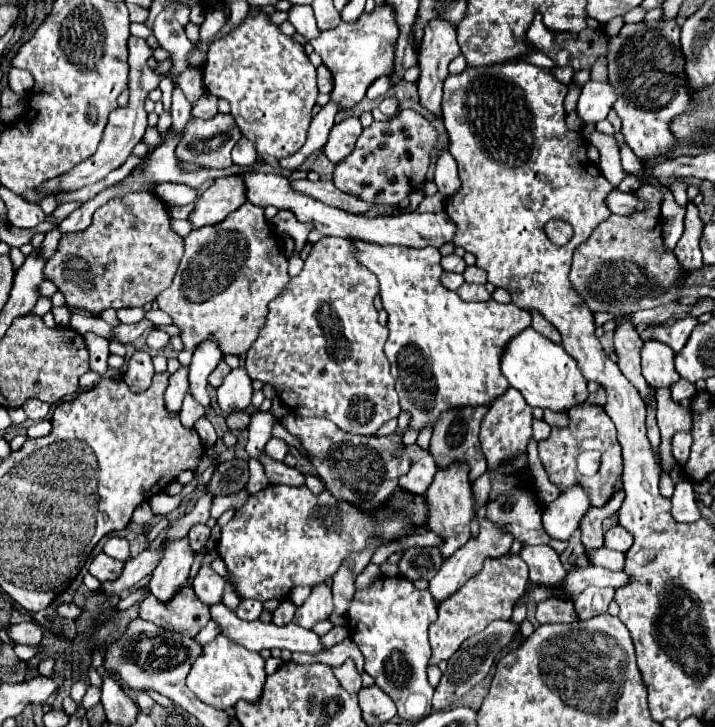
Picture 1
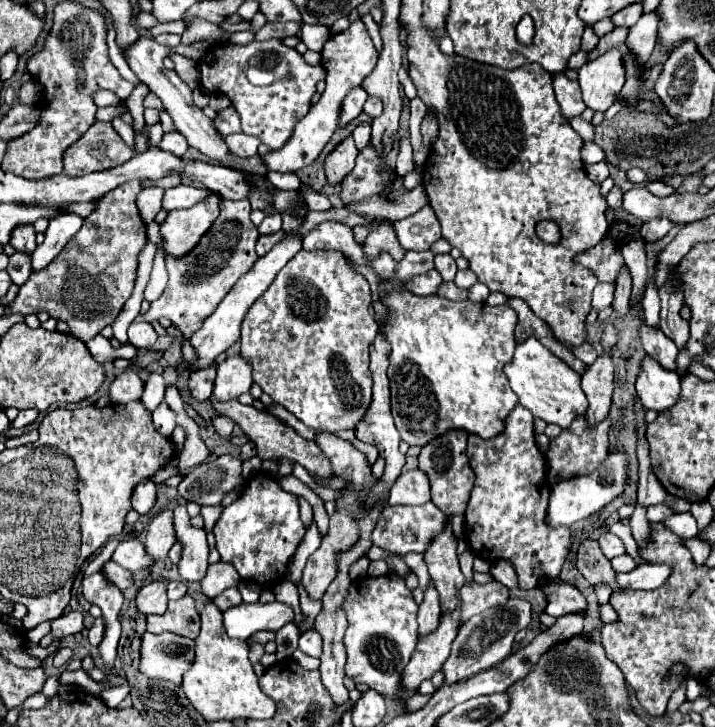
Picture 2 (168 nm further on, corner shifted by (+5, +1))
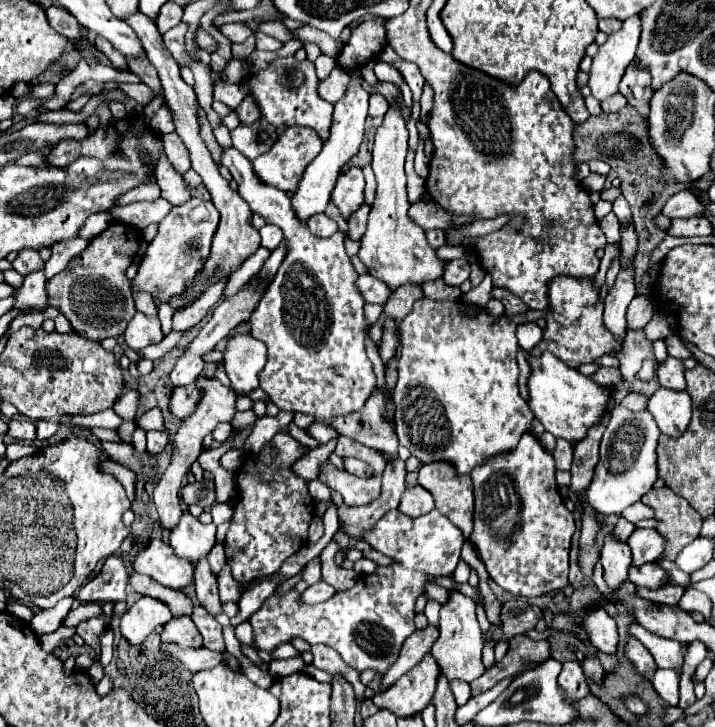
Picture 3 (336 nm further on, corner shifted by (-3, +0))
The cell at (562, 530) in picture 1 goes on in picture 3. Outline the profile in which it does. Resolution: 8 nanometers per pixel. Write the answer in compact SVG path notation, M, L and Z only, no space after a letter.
M615 405L611 409L611 419L601 439L601 457L595 467L593 481L587 489L587 501L597 513L611 515L621 513L629 505L637 503L647 491L653 489L657 481L657 441L659 427L653 415L643 411L629 411L623 405Z

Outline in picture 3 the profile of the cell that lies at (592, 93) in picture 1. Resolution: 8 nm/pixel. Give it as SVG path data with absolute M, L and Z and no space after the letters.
M639 17L623 21L623 27L607 37L593 57L593 67L589 73L591 93L603 101L617 93L619 79L635 57L635 47L639 43Z

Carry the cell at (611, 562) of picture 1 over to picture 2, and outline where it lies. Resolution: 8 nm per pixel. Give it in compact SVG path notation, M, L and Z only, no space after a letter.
M623 554L623 556L613 558L611 560L611 566L613 566L615 572L629 572L629 570L633 570L637 566L637 562L629 554Z

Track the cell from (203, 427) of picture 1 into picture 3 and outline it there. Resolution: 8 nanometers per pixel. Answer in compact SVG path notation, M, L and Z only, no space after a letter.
M147 431L147 453L155 457L167 447L167 441L169 441L167 431Z

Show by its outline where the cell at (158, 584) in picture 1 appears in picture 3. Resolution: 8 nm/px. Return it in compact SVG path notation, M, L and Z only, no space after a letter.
M141 597L127 613L123 613L121 635L129 641L129 645L141 645L151 631L165 625L169 619L171 613L165 603L151 597Z

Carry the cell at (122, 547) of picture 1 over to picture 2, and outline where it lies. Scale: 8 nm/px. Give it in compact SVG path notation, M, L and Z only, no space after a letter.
M137 538L121 542L121 544L115 548L111 560L117 562L119 566L131 570L131 572L147 570L147 568L153 564L151 558L147 558L147 554L145 554L145 546L143 546Z

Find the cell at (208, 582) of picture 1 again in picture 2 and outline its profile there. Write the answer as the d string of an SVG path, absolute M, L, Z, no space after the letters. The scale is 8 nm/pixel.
M179 504L175 508L175 530L177 530L177 540L181 540L185 546L183 558L179 562L179 574L185 582L201 582L209 568L207 534L205 530L191 528L185 504Z

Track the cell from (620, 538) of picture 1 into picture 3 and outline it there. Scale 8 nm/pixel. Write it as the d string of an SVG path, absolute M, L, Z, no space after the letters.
M607 535L603 541L601 567L607 587L619 589L623 583L627 583L631 567L631 551L627 543L619 543L613 539L613 535Z

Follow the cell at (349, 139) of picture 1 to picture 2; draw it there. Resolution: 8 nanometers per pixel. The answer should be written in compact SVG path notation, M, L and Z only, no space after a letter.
M349 134L327 158L325 158L325 176L331 184L341 182L347 172L353 170L357 158L357 146Z

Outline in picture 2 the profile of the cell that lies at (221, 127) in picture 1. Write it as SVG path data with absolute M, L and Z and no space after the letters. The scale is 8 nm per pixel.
M229 106L229 108L225 108L225 110L221 110L221 112L217 114L217 118L215 118L215 128L217 128L217 132L219 132L223 138L227 138L229 134L235 134L235 132L241 132L239 114L235 112L233 106Z

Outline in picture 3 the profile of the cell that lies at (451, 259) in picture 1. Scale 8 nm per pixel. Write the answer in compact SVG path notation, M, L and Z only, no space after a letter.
M455 259L455 261L449 261L449 263L445 265L443 281L445 281L447 285L455 285L455 287L459 287L463 281L469 279L469 273L471 273L469 263L463 261L463 259L459 259L459 261Z

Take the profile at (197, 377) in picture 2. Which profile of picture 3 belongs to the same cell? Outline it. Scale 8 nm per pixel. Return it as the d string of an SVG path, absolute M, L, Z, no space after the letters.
M195 383L191 387L177 387L171 393L169 413L177 419L185 419L195 409L195 399L199 399L199 391L195 391Z

